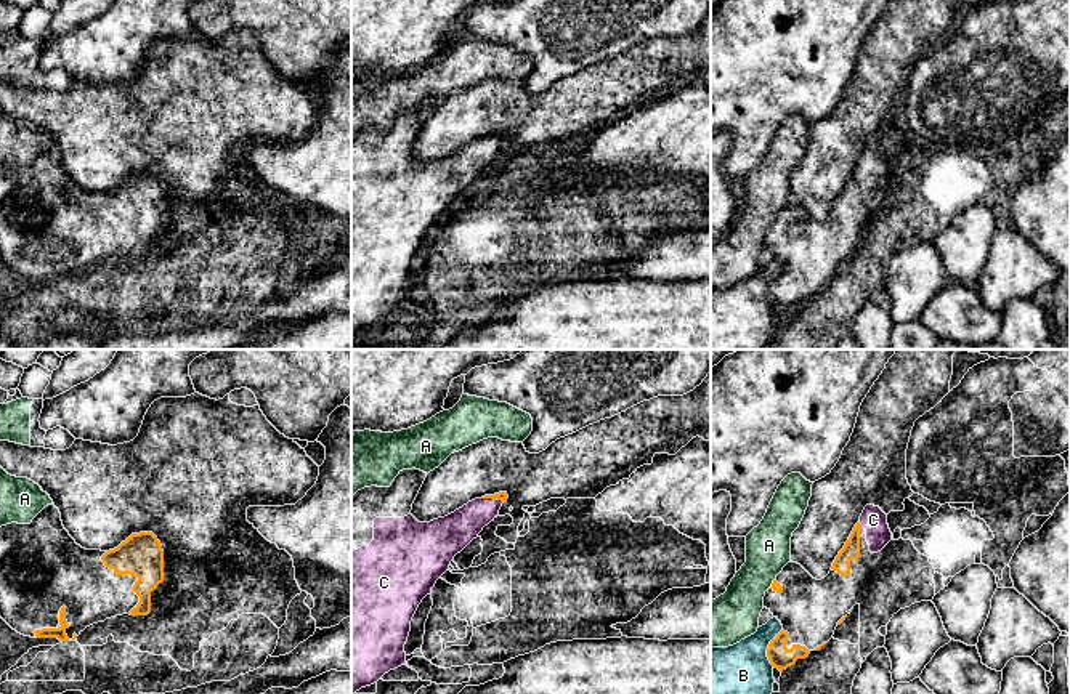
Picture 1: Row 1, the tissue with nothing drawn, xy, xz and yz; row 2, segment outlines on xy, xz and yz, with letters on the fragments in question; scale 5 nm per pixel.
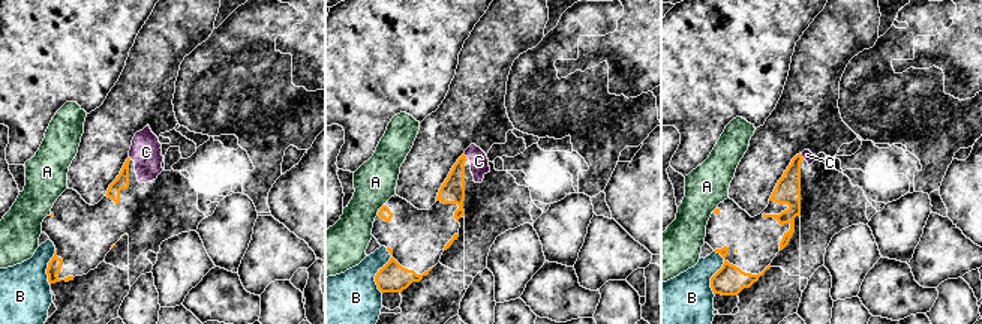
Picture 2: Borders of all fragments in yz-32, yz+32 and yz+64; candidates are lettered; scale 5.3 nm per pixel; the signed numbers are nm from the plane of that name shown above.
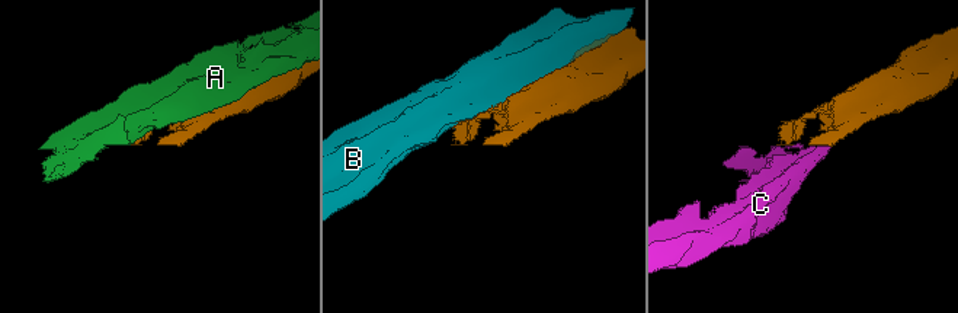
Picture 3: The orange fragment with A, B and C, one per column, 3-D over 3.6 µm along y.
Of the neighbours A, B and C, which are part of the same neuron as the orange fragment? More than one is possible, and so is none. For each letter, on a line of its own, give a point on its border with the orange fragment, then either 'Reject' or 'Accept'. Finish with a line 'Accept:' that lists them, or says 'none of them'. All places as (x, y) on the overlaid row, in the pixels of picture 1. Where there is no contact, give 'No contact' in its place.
A: Touches orange at yz (774, 582). Reject
B: Touches orange at yz (769, 648). Reject
C: Touches orange at yz (860, 526). Accept
Accept: C

